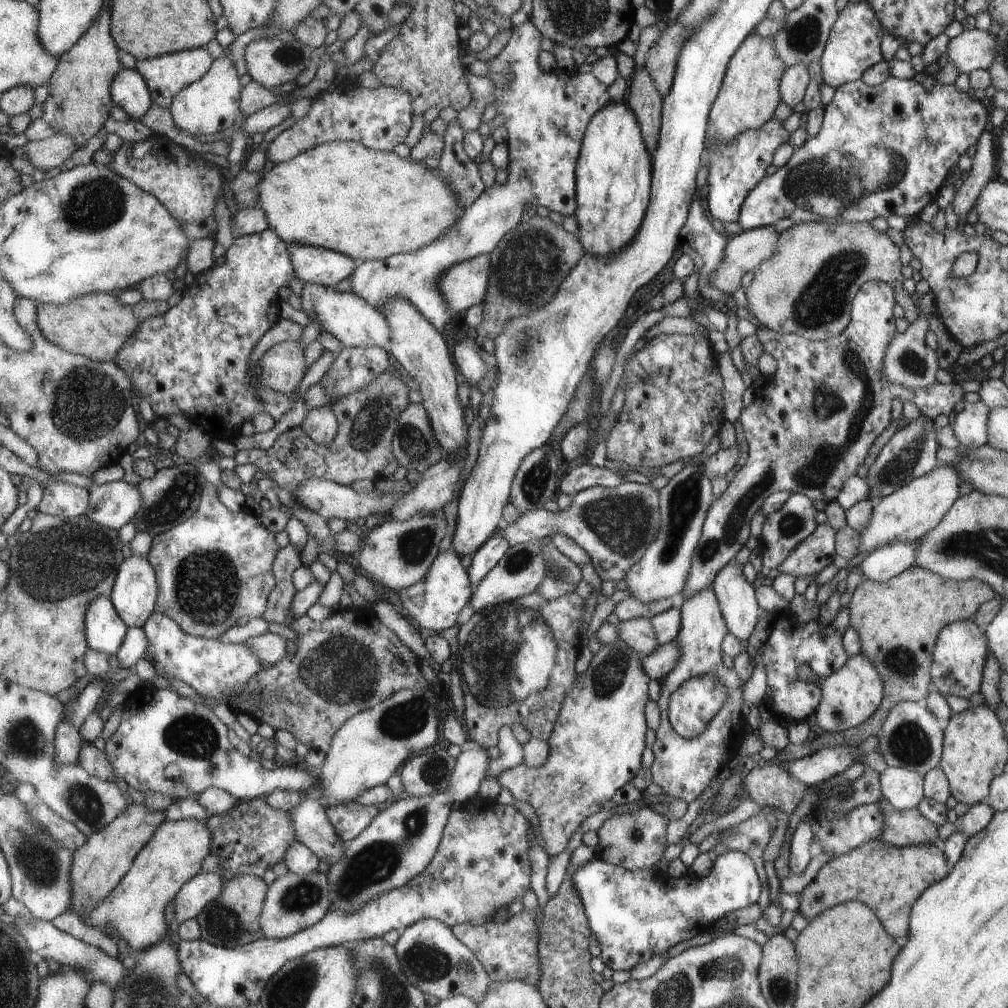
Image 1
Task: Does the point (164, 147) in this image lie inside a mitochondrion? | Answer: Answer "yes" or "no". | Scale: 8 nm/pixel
no

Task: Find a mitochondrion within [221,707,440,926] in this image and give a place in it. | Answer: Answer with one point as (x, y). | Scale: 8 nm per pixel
(376, 862)

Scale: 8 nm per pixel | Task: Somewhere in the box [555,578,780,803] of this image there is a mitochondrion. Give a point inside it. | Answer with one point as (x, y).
(608, 677)

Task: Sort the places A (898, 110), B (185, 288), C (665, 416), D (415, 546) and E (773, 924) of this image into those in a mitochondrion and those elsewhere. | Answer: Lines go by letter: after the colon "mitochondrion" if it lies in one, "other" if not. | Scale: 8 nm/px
A: other
B: other
C: other
D: mitochondrion
E: other

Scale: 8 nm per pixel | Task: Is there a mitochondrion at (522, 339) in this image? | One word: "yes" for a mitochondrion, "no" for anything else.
yes

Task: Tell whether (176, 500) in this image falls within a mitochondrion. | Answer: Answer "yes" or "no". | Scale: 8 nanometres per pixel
yes

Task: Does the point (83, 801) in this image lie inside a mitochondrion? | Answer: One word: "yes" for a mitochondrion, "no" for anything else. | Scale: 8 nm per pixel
yes

